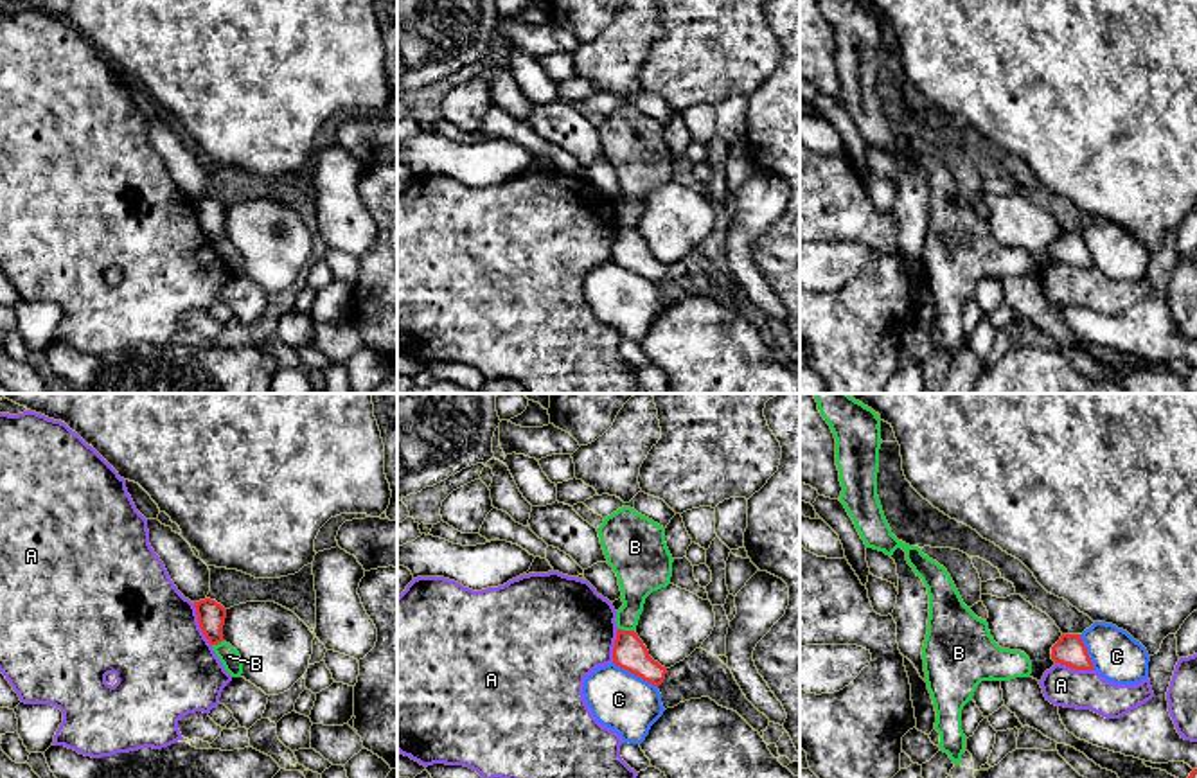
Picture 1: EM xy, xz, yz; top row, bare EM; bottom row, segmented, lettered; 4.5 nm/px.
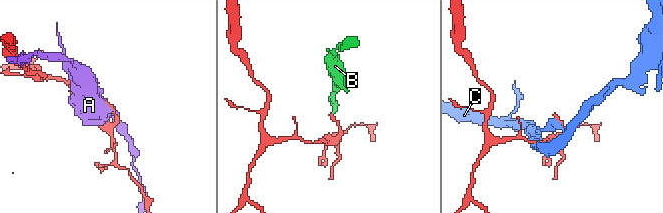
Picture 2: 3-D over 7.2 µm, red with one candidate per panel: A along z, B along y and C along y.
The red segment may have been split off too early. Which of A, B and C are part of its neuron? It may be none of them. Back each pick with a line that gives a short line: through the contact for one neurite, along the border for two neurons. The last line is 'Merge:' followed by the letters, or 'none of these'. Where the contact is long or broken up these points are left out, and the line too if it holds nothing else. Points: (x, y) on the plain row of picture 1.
Merge: none of these

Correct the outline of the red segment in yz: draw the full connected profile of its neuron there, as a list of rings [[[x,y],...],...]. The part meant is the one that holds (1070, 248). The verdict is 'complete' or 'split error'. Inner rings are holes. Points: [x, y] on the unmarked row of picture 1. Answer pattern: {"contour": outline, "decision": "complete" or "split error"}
{"contour": [[[1062,232],[1051,244],[1051,257],[1075,268],[1095,268],[1080,232]]], "decision": "complete"}

